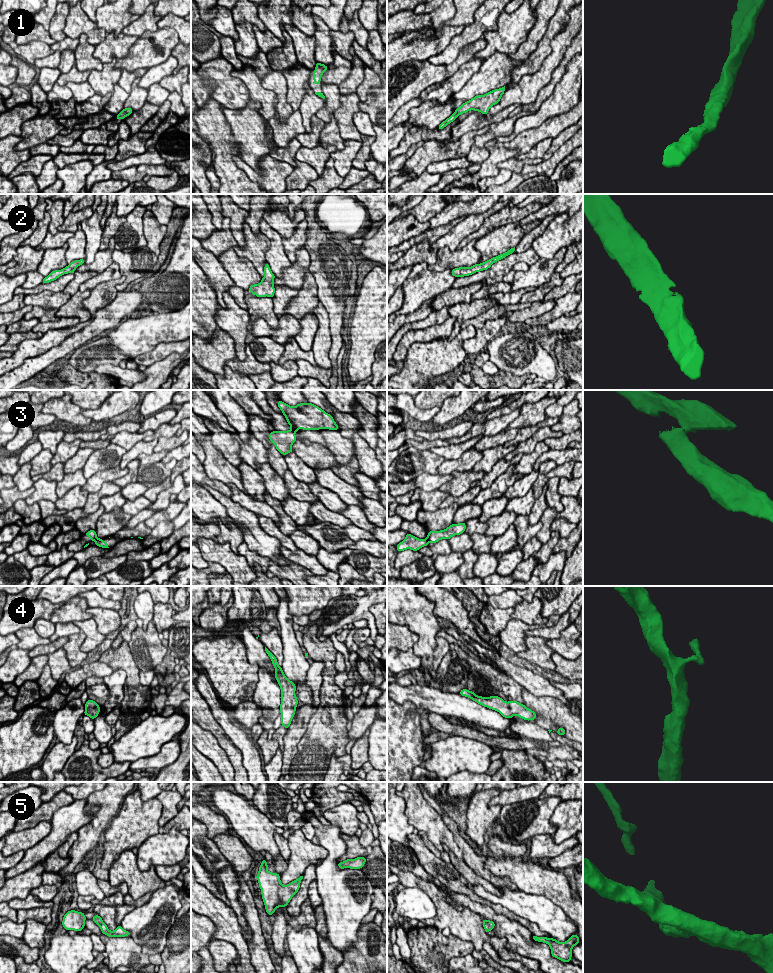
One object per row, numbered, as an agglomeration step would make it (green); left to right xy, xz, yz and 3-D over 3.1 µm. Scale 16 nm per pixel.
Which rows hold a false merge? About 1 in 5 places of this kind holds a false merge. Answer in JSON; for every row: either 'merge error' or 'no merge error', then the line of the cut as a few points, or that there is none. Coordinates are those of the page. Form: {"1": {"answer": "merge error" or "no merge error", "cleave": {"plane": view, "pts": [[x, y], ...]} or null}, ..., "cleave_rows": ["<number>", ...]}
{"1": {"answer": "no merge error", "cleave": null}, "2": {"answer": "no merge error", "cleave": null}, "3": {"answer": "merge error", "cleave": {"plane": "xy", "pts": [[97, 538], [95, 541]]}}, "4": {"answer": "no merge error", "cleave": null}, "5": {"answer": "no merge error", "cleave": null}, "cleave_rows": ["3"]}

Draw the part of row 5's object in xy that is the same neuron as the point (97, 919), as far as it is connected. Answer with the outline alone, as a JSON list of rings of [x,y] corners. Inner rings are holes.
[[[94,915],[92,920],[100,926],[101,932],[109,937],[125,937],[130,936],[131,933],[129,931],[124,930],[121,925],[117,926],[114,931],[110,931],[107,925],[103,922],[102,918],[99,915]]]

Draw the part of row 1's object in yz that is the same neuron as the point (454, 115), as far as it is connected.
[[[505,86],[499,89],[489,91],[485,95],[477,95],[470,101],[464,102],[460,107],[458,107],[455,112],[443,121],[437,129],[441,130],[445,128],[448,124],[453,122],[459,115],[466,113],[470,110],[475,112],[480,111],[481,114],[486,115],[489,112],[491,106],[500,102],[501,96],[505,92]]]

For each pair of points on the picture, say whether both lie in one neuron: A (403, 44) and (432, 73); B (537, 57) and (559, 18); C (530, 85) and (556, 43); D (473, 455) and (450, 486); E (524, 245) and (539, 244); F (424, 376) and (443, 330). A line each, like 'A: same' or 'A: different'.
A: different
B: same
C: same
D: different
E: different
F: different

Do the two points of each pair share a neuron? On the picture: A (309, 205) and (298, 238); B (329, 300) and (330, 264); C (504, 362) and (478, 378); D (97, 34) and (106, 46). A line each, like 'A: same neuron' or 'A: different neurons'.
A: different neurons
B: same neuron
C: different neurons
D: different neurons

